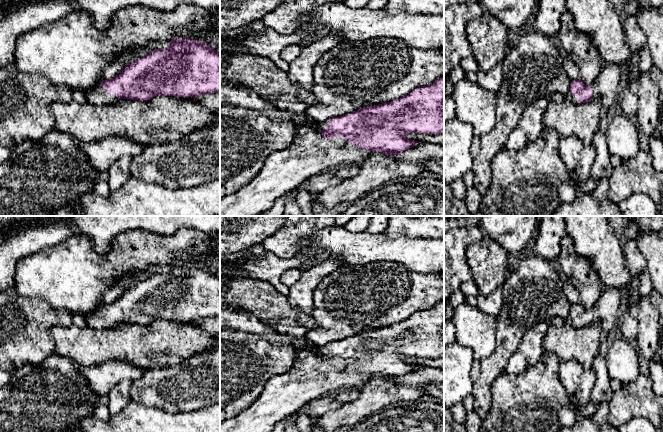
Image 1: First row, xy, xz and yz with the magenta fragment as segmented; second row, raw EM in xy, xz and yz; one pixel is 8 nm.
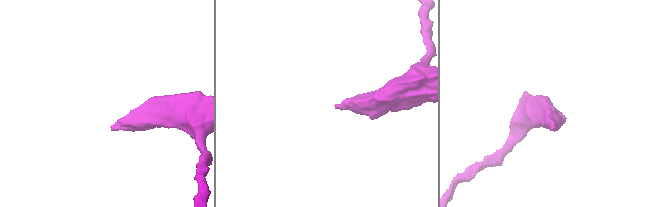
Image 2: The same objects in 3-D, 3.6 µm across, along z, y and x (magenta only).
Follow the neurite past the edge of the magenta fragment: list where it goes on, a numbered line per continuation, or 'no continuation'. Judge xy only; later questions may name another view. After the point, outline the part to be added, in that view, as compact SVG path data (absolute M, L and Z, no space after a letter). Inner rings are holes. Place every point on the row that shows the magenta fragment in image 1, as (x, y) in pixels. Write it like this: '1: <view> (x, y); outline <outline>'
1: xy (97, 95); outline M101 83L91 89L83 91L87 96L87 103L91 105L112 104L118 99L113 92L108 96Z

